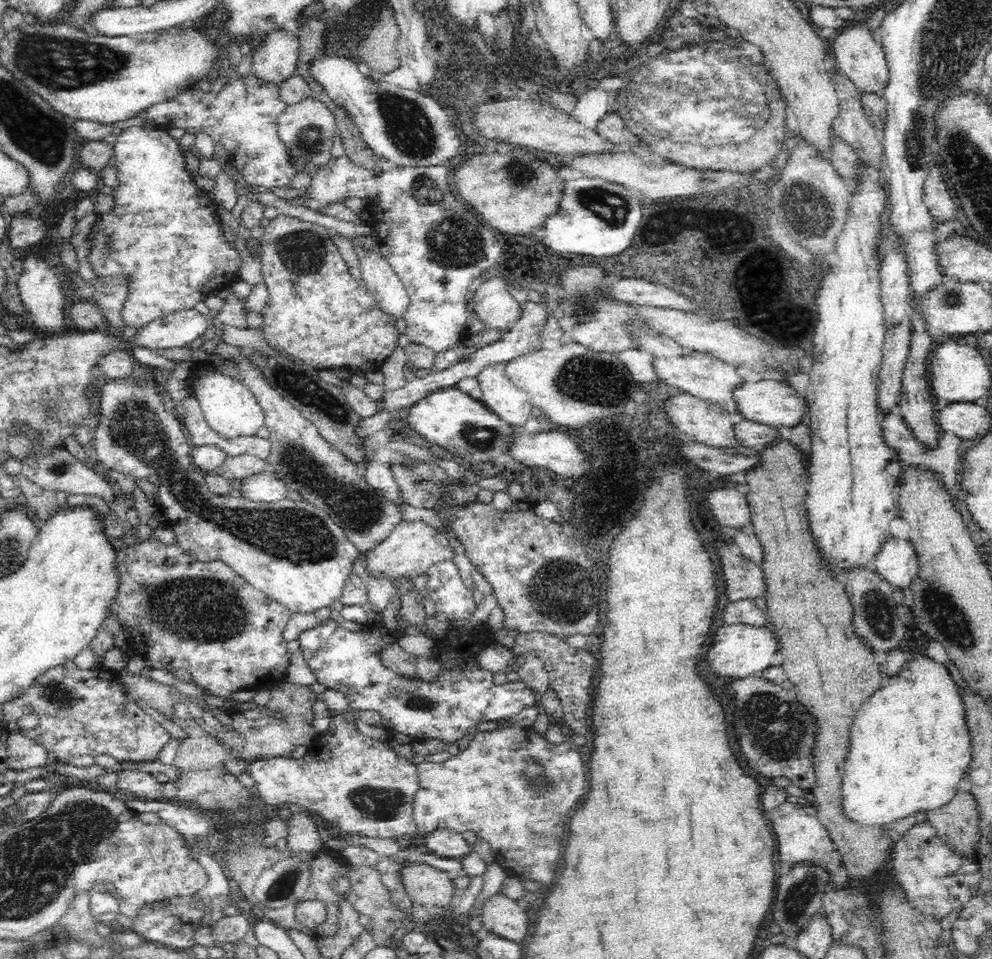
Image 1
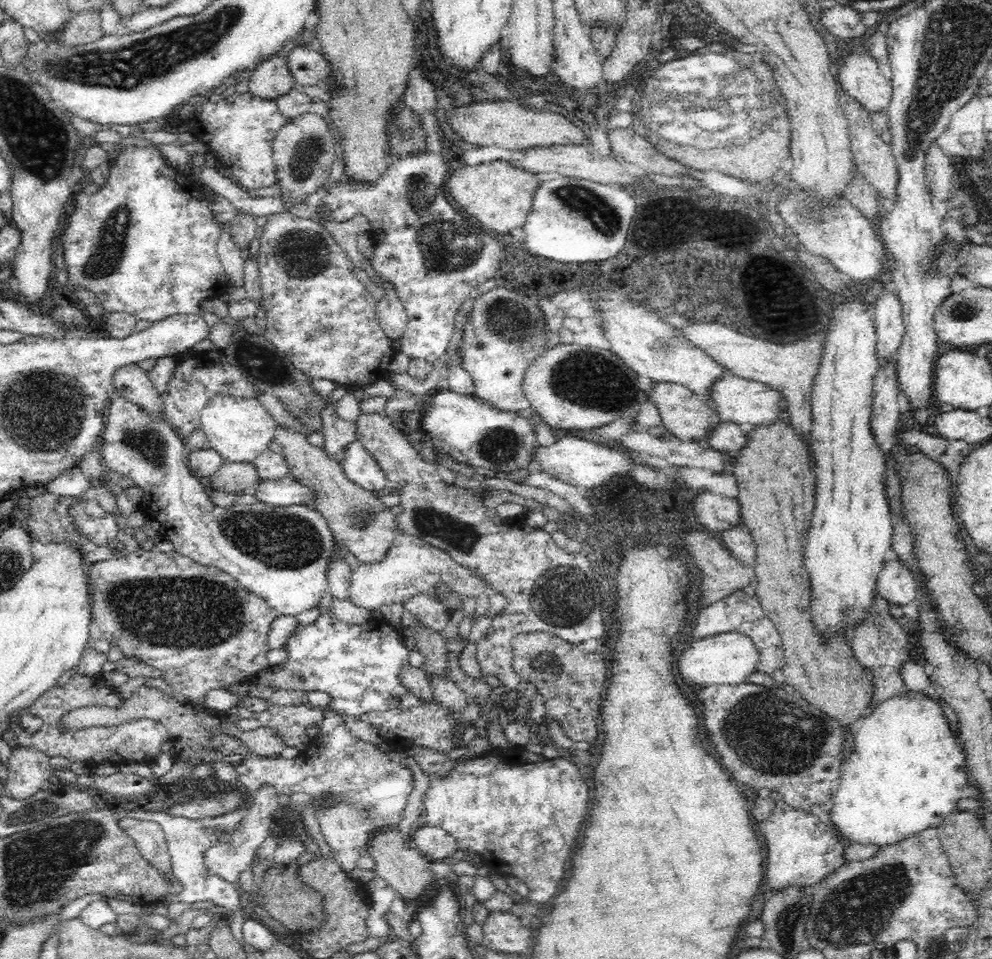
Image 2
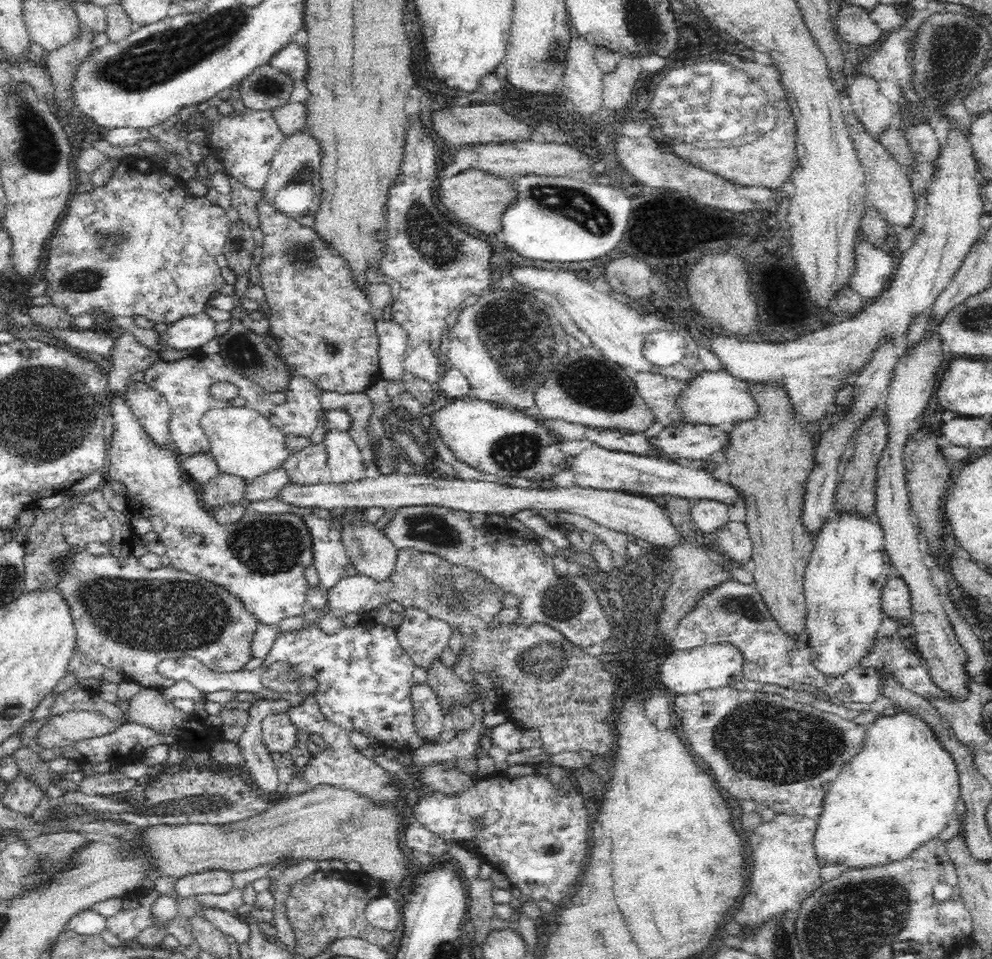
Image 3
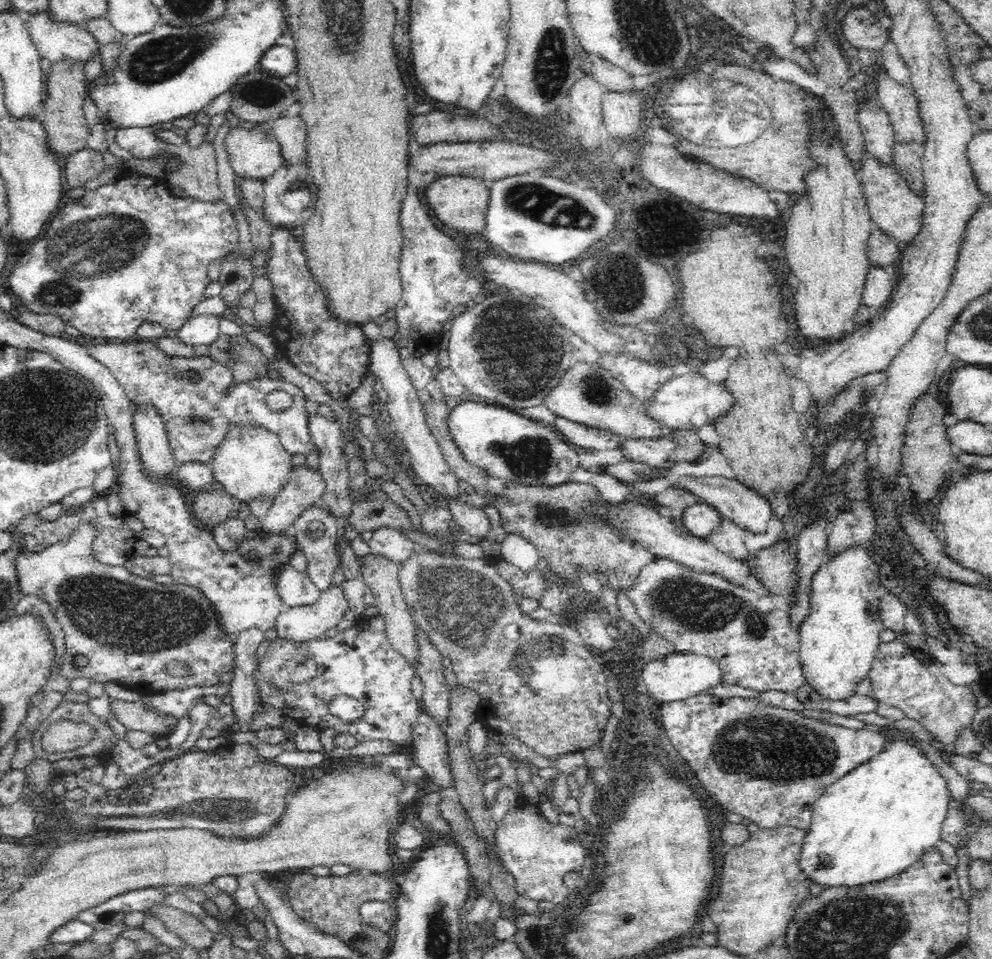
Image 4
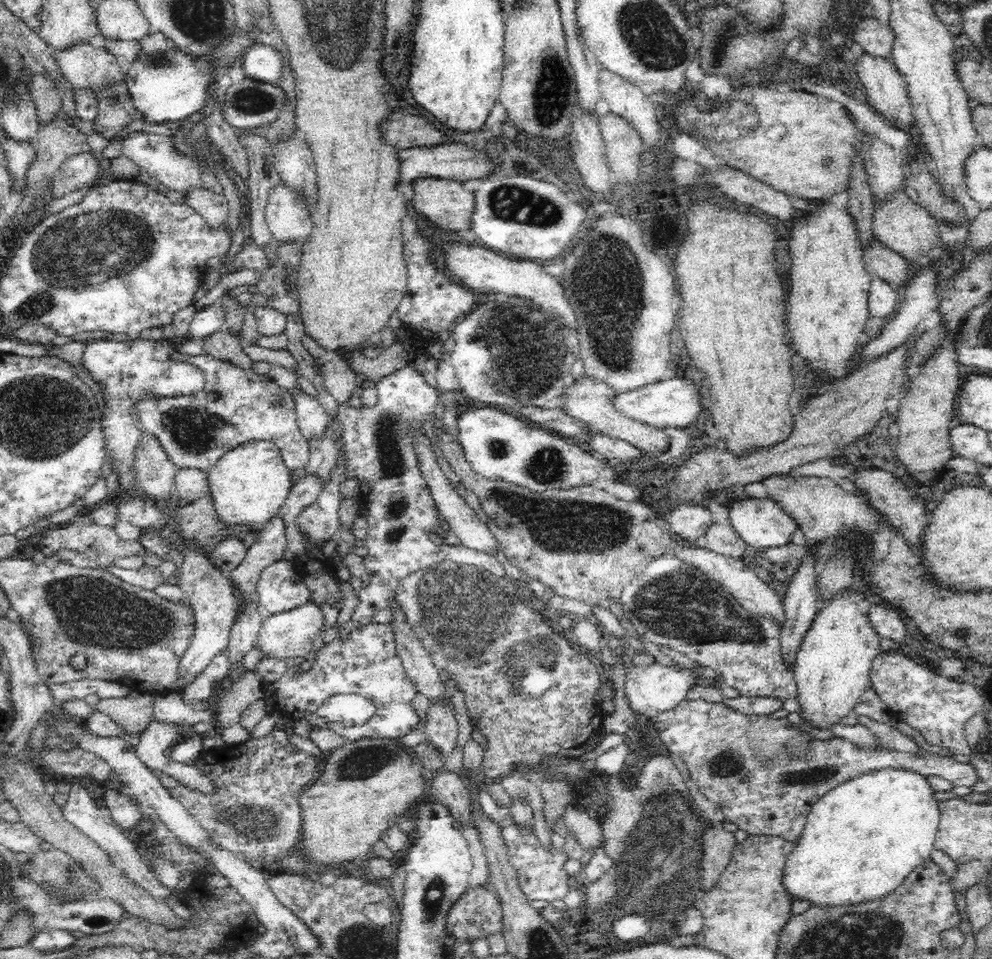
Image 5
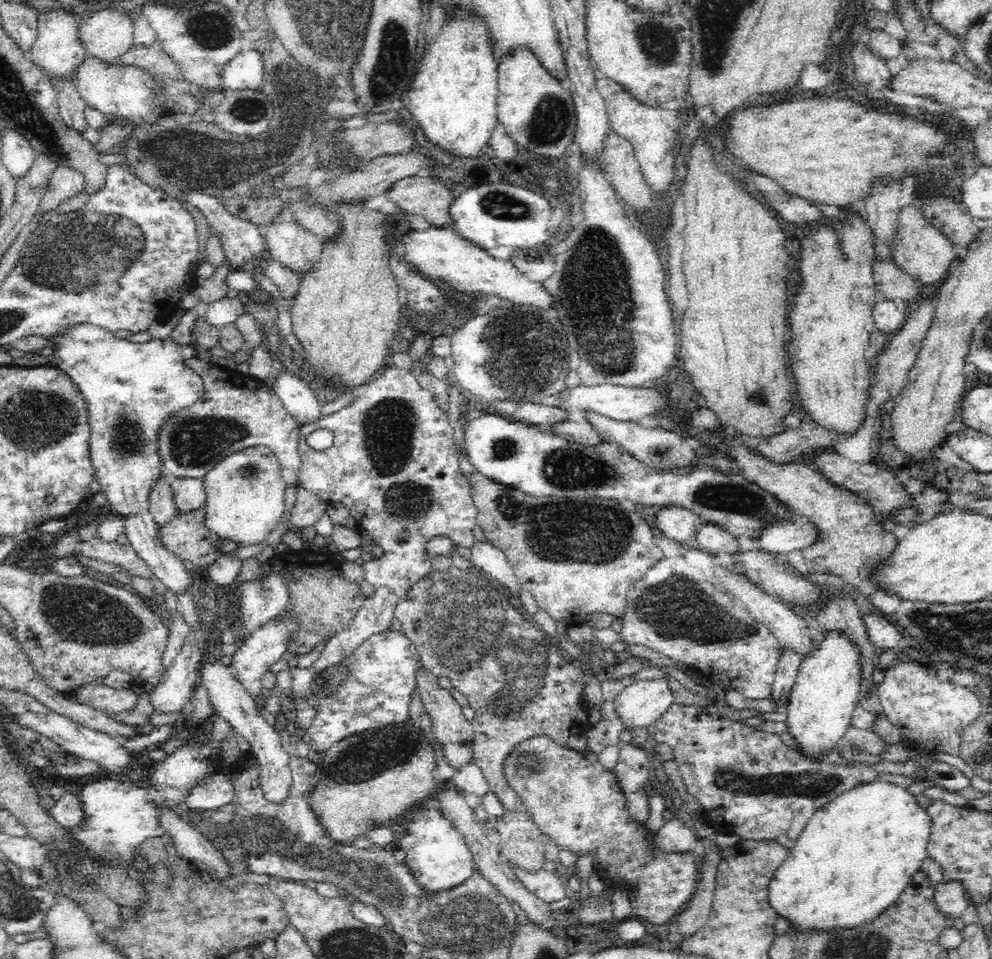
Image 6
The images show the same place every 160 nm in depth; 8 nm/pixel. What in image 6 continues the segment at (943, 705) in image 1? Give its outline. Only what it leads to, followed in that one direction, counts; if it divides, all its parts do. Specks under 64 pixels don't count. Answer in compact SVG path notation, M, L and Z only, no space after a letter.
M877 779L843 790L819 806L808 819L798 841L774 872L769 886L770 903L790 926L804 930L853 927L873 919L902 894L910 877L920 871L927 857L930 830L932 817L907 787Z

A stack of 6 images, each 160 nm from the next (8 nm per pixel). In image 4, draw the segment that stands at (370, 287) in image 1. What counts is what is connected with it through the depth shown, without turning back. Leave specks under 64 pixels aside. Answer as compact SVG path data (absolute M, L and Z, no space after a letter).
M381 335L370 346L369 370L376 375L376 380L383 384L383 388L388 394L387 406L389 413L396 430L402 436L405 450L410 454L410 464L414 474L416 474L417 478L422 478L422 482L426 486L434 488L434 491L446 498L446 502L448 502L459 491L458 478L448 466L442 449L426 424L423 406L418 397L418 390L416 390L407 374L398 348L398 343L396 343L394 337L388 338L388 336Z

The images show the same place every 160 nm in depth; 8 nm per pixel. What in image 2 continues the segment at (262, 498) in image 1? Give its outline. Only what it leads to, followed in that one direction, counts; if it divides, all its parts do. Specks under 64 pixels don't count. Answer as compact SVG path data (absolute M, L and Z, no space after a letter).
M291 476L257 481L254 498L262 503L274 506L306 505L308 501L314 501L311 490Z

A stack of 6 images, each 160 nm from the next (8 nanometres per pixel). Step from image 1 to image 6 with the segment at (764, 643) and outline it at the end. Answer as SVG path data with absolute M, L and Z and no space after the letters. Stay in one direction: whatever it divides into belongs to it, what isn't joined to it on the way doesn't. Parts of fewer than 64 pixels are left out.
M648 678L632 681L615 699L616 713L622 718L625 730L653 726L675 704L668 678Z

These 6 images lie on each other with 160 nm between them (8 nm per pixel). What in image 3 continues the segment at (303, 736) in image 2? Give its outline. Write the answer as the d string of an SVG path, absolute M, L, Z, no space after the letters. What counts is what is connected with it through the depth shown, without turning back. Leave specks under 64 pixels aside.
M289 712L270 713L261 722L261 740L267 746L270 754L274 752L289 752L298 744L301 729L290 719Z

